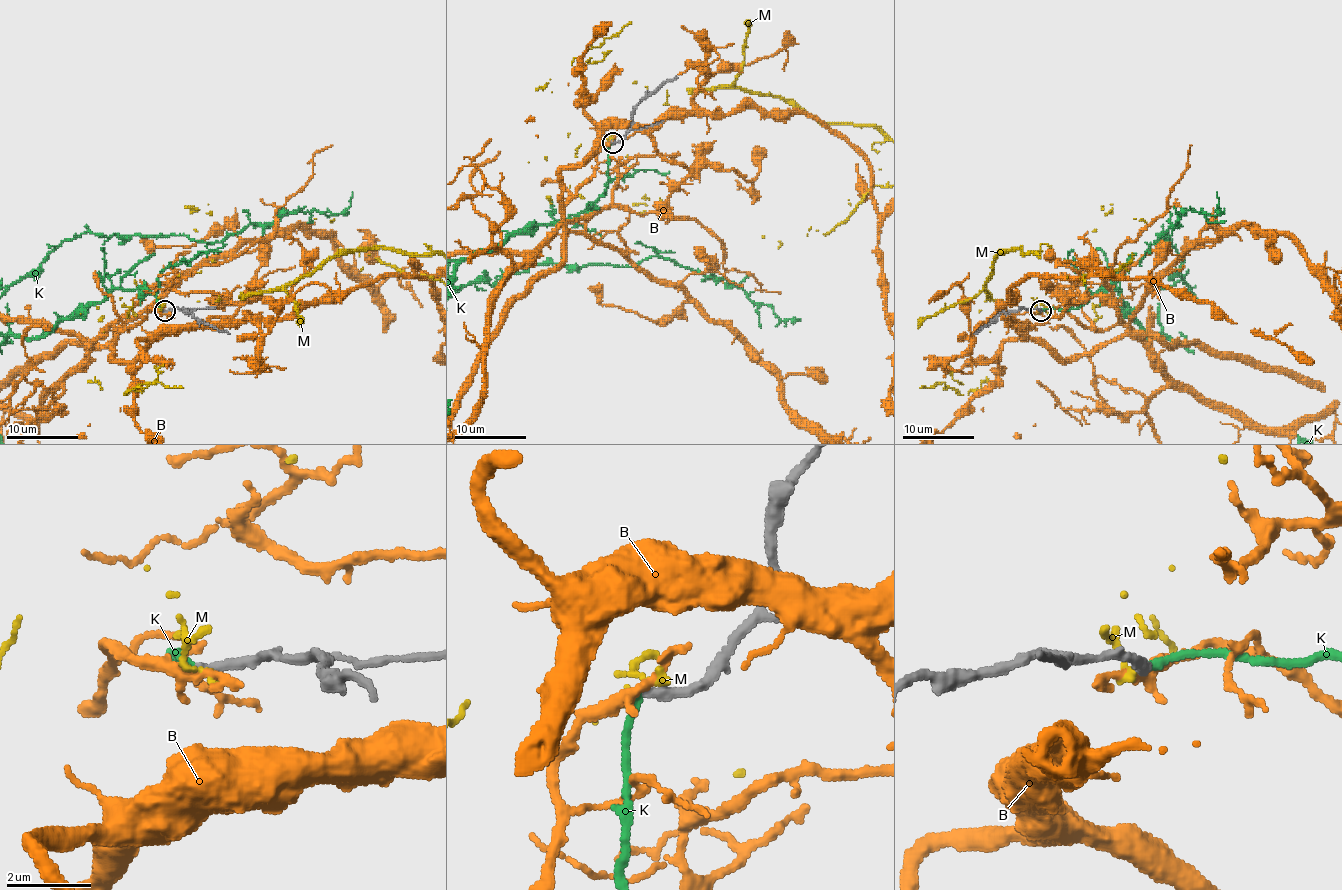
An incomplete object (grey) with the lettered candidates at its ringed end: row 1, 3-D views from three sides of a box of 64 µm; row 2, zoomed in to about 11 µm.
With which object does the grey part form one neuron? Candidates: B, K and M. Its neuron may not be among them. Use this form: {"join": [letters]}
{"join": []}

